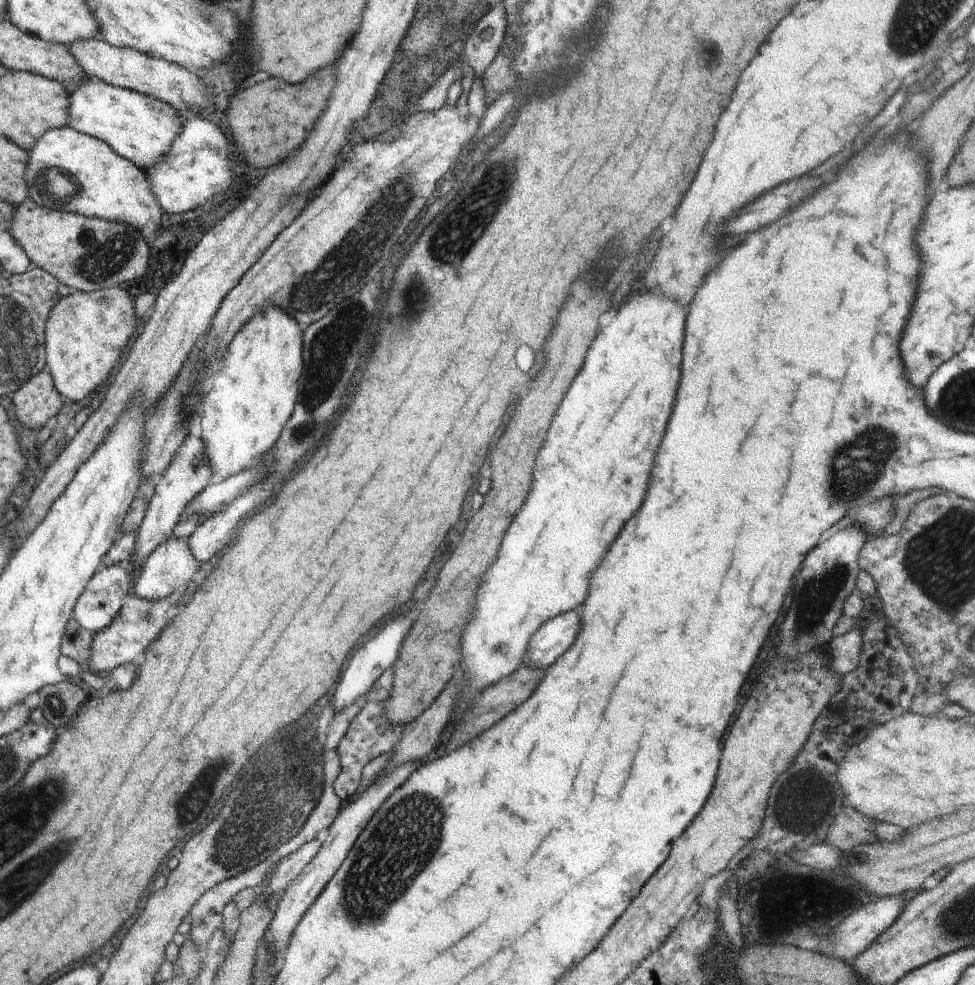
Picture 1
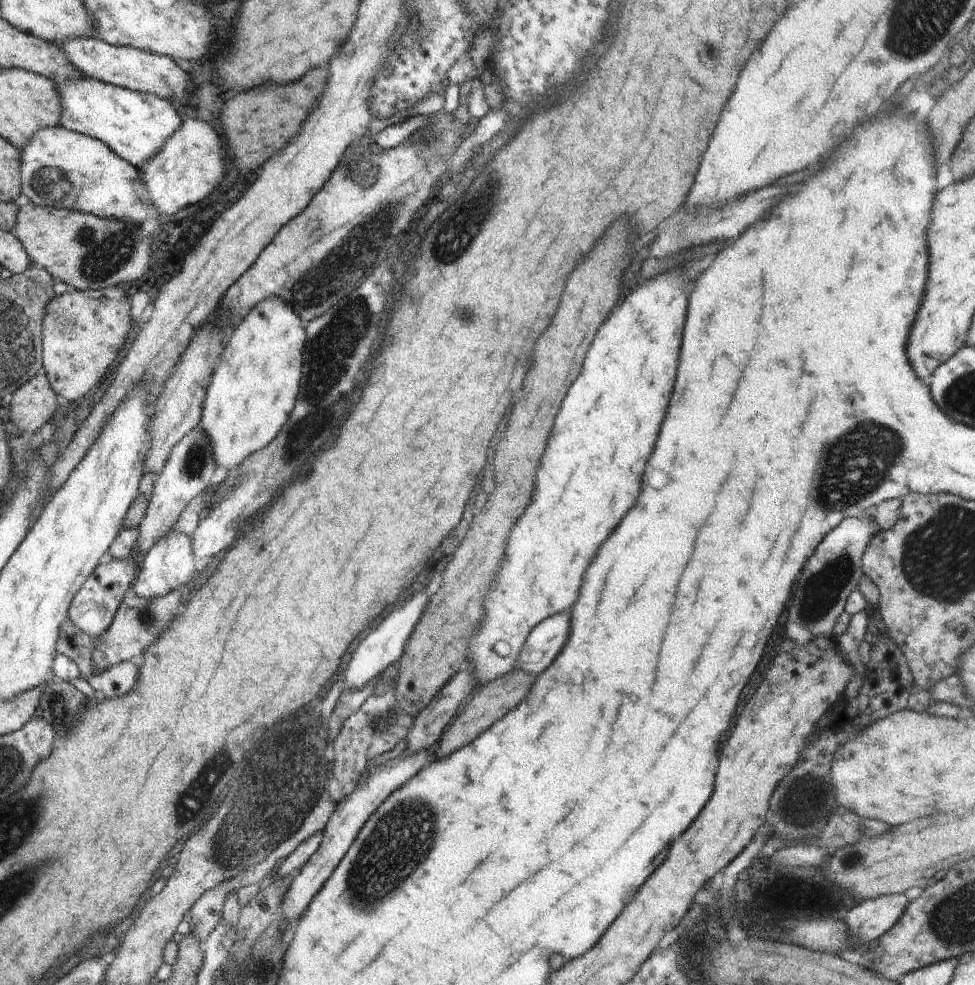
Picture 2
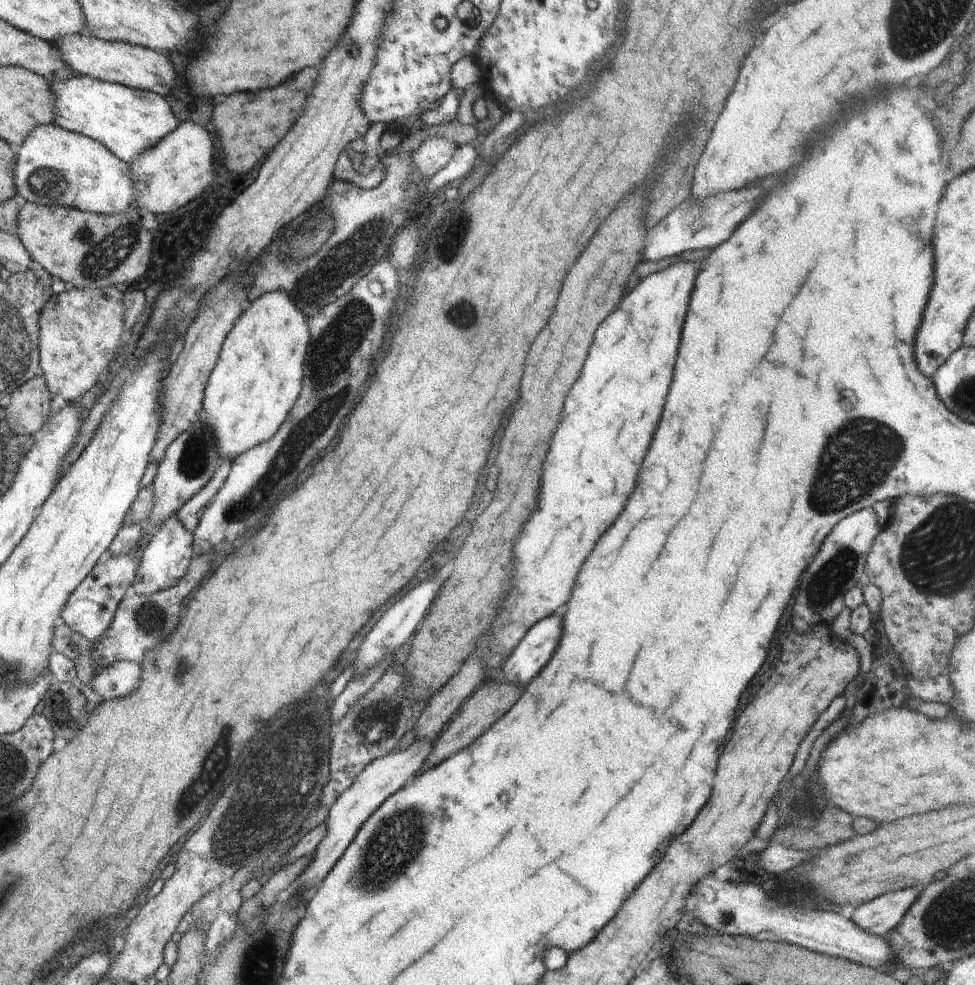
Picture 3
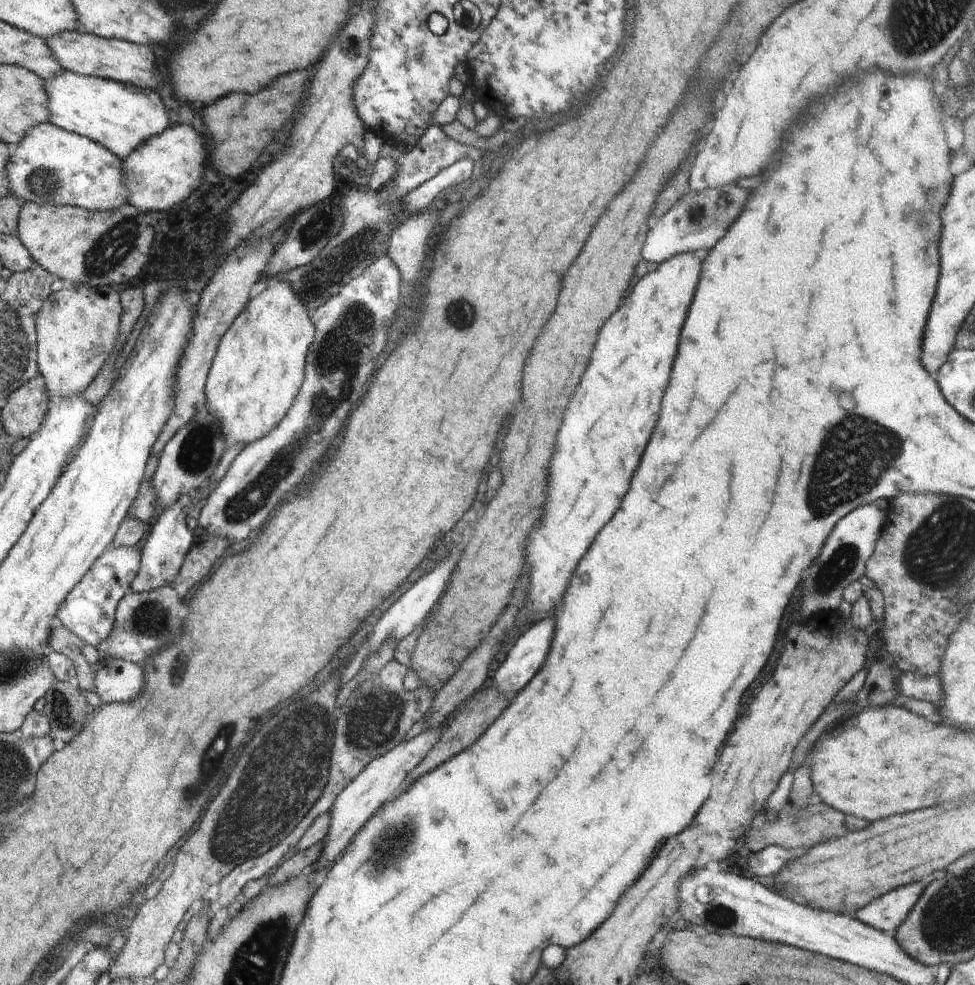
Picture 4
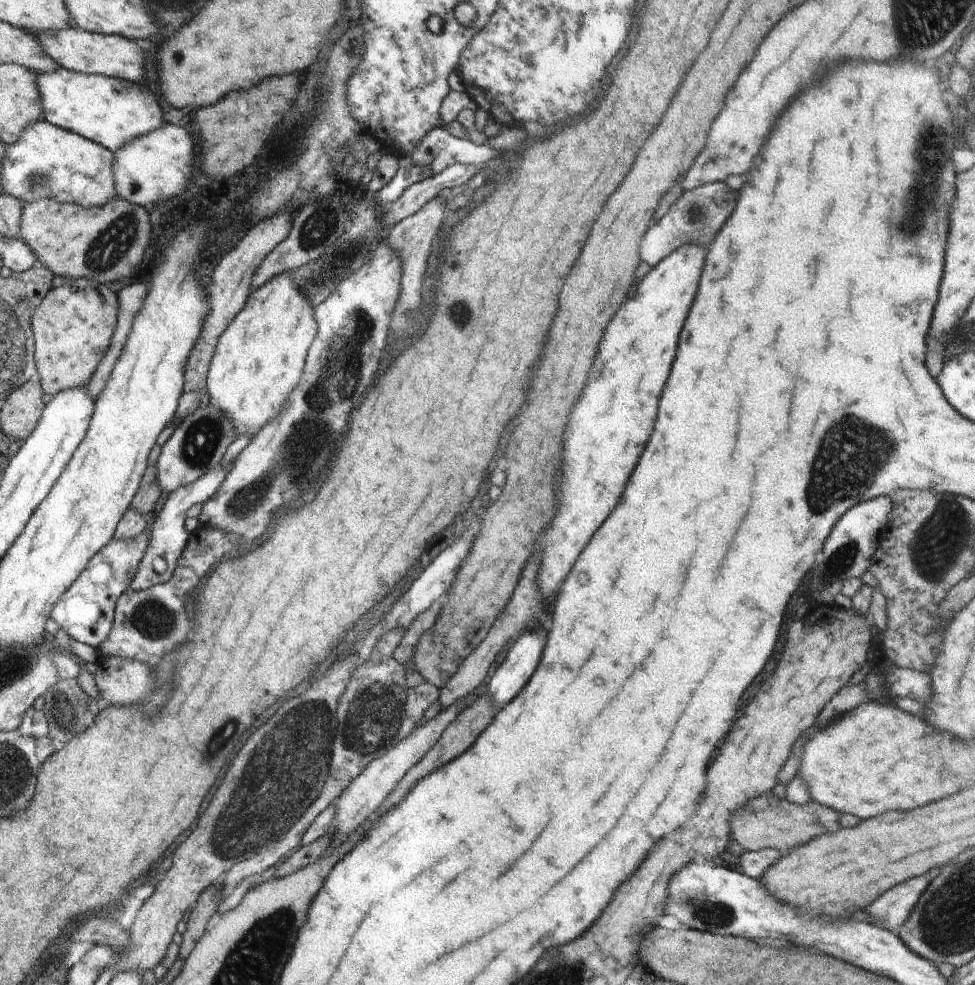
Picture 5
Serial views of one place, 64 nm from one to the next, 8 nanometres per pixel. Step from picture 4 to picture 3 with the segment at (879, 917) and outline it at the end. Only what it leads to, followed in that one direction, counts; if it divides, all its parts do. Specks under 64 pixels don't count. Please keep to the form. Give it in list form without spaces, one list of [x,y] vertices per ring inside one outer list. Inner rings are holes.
[[[908,888],[883,894],[859,904],[849,919],[871,935],[886,938],[900,924],[919,892],[920,888]]]

